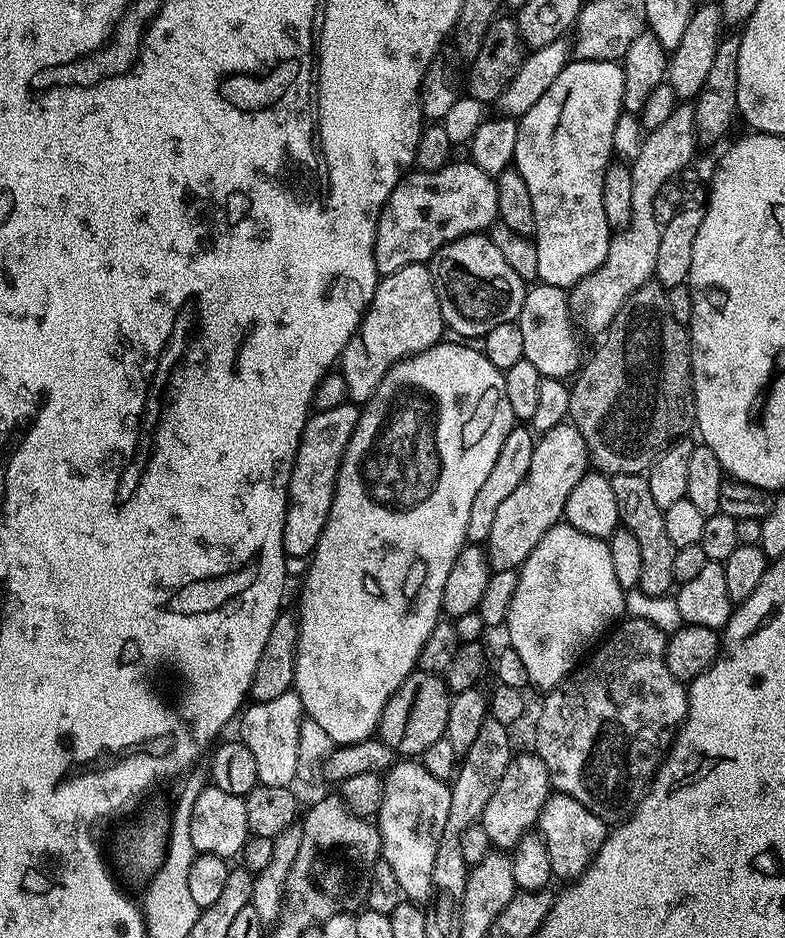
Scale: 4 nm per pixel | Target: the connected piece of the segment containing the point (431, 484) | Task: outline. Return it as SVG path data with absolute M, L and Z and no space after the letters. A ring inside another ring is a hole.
M441 342L434 345L433 348L426 349L425 352L419 352L413 356L406 357L404 360L396 361L382 378L382 382L378 386L376 393L368 399L367 404L363 405L360 422L348 443L346 454L340 463L339 476L336 479L336 494L330 508L330 518L322 530L322 538L318 538L318 546L315 552L313 552L310 557L310 563L312 563L312 565L309 566L308 577L304 580L304 593L300 596L301 608L300 612L298 611L298 627L300 633L298 634L298 646L296 647L296 682L294 691L300 695L300 701L304 706L307 719L318 722L318 726L322 726L322 730L326 730L326 734L330 734L333 745L336 746L341 744L357 744L363 740L373 739L373 737L377 735L384 707L390 702L392 695L402 686L402 682L406 682L408 675L417 671L422 648L426 646L426 640L430 638L434 626L440 623L442 619L442 590L446 590L446 578L450 575L450 566L454 566L454 558L458 558L458 554L464 549L467 541L466 526L470 522L470 506L474 503L474 494L478 494L478 490L482 490L482 482L486 482L486 478L490 478L490 470L494 470L494 462L498 462L498 454L506 442L506 434L510 434L510 430L514 427L514 417L510 410L510 398L506 398L504 373L494 366L494 362L490 362L490 358L484 356L483 351L481 351L479 347L467 348L467 346L464 345L467 343L456 343L460 344Z

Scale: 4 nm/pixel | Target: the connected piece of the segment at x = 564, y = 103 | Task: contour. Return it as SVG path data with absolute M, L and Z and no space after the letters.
M576 58L564 67L558 78L554 78L550 90L546 90L546 94L542 94L542 98L538 98L538 102L534 102L534 106L530 106L530 110L519 117L514 167L525 179L526 187L530 190L530 202L534 206L534 243L538 250L539 283L571 290L606 262L614 233L606 218L604 179L614 156L615 127L623 112L623 63Z

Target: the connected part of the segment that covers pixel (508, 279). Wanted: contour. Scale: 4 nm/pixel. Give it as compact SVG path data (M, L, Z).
M491 235L463 236L440 249L434 264L434 275L442 318L451 331L453 328L460 335L457 337L482 338L501 322L518 320L526 282L514 272L510 262L502 258L502 253L498 251L498 246L494 246Z

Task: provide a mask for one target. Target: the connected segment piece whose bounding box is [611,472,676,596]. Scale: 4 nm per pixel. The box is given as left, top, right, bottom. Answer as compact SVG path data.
M635 472L634 474L618 474L611 477L614 486L614 498L618 498L620 518L623 527L628 528L638 538L638 546L642 550L642 578L639 591L651 596L666 596L673 591L676 579L674 578L674 558L676 548L666 534L664 509L654 502L650 494L650 482L647 475Z

